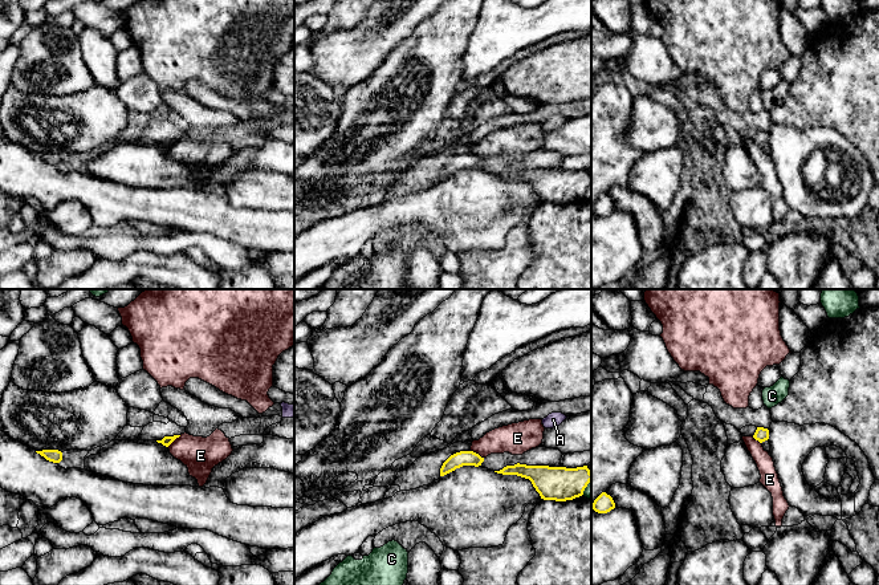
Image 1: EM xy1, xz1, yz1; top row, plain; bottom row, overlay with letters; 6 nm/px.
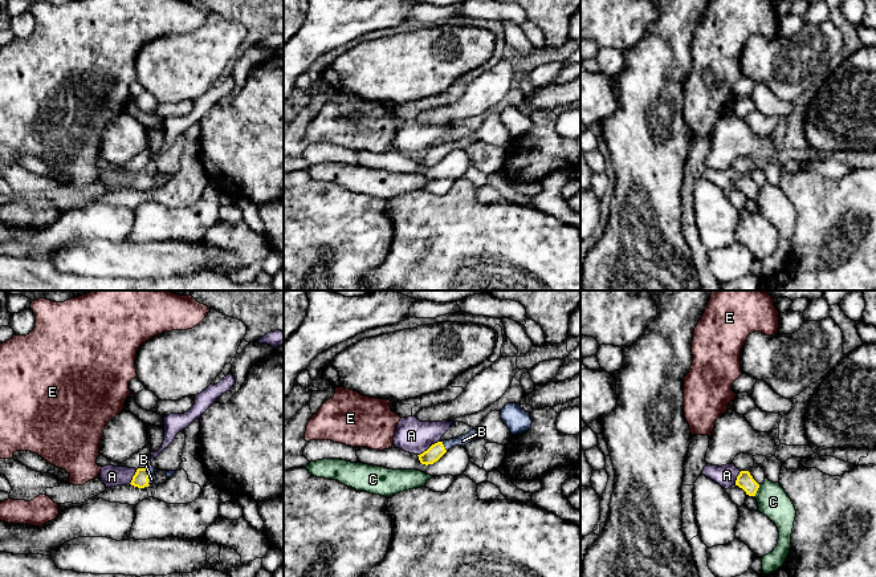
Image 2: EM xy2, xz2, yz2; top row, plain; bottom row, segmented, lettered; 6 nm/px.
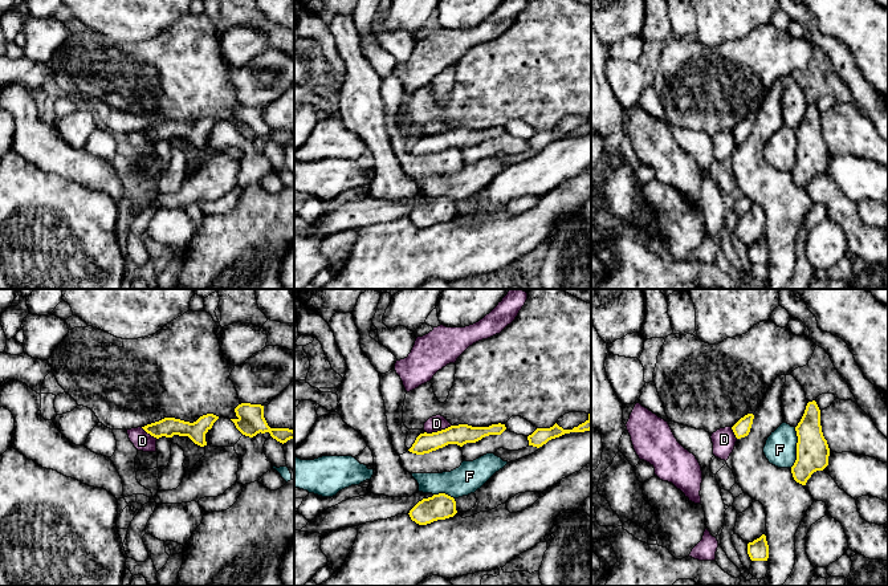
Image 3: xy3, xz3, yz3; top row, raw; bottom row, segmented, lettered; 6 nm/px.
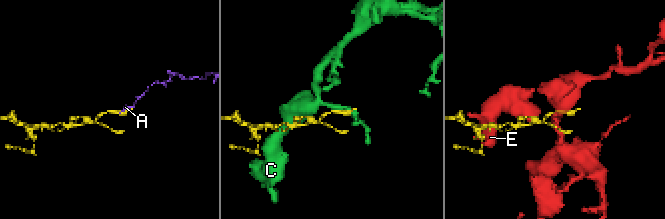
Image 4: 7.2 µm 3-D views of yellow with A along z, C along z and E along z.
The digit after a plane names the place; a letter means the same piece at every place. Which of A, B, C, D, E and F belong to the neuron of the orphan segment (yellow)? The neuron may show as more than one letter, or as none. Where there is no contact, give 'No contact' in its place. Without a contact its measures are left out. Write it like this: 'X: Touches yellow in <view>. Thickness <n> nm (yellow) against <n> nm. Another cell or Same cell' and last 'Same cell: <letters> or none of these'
A: Touches yellow in xz2. Thickness 90 nm (yellow) against 200 nm. Another cell
B: Touches yellow in xz2. Thickness 90 nm (yellow) against 70 nm. Same cell
C: Touches yellow in yz2. Thickness 100 nm (yellow) against 190 nm. Another cell
D: Touches yellow in xz3. Thickness 120 nm (yellow) against 100 nm. Another cell
E: Touches yellow in xy1. Thickness 60 nm (yellow) against 220 nm. Another cell
F: Touches yellow in yz3. Thickness 200 nm (yellow) against 190 nm. Another cell
Same cell: B

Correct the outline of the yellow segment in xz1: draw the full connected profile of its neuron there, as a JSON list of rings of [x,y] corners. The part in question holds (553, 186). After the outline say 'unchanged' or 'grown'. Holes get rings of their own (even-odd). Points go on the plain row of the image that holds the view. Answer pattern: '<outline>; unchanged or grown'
[[[517,166],[495,175],[529,182],[541,202],[556,204],[566,204],[582,199],[591,184],[591,175],[587,168],[566,171]]]; unchanged

